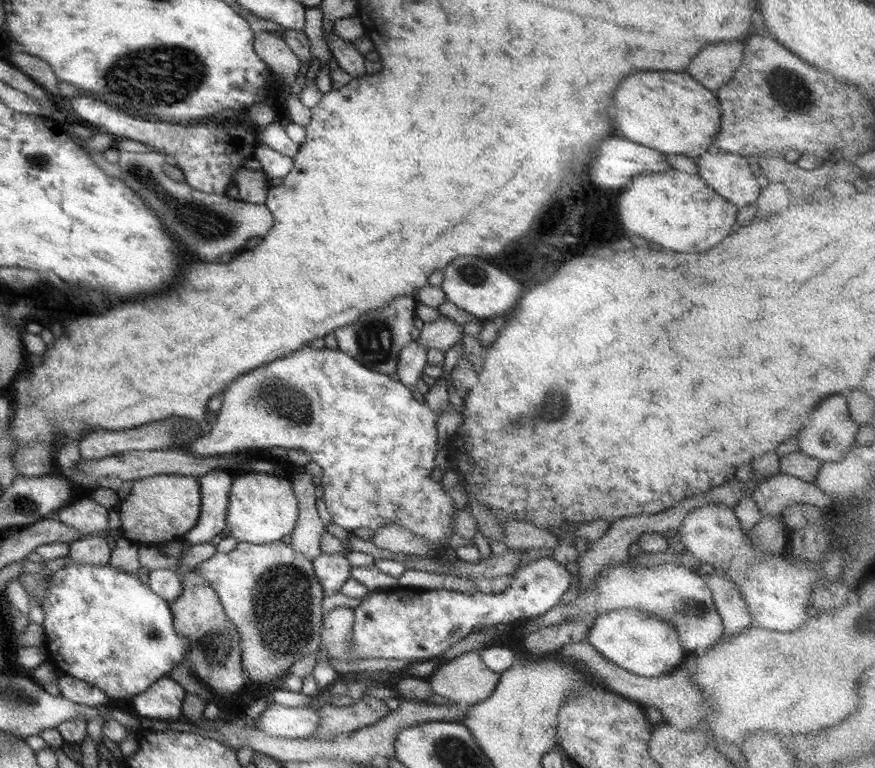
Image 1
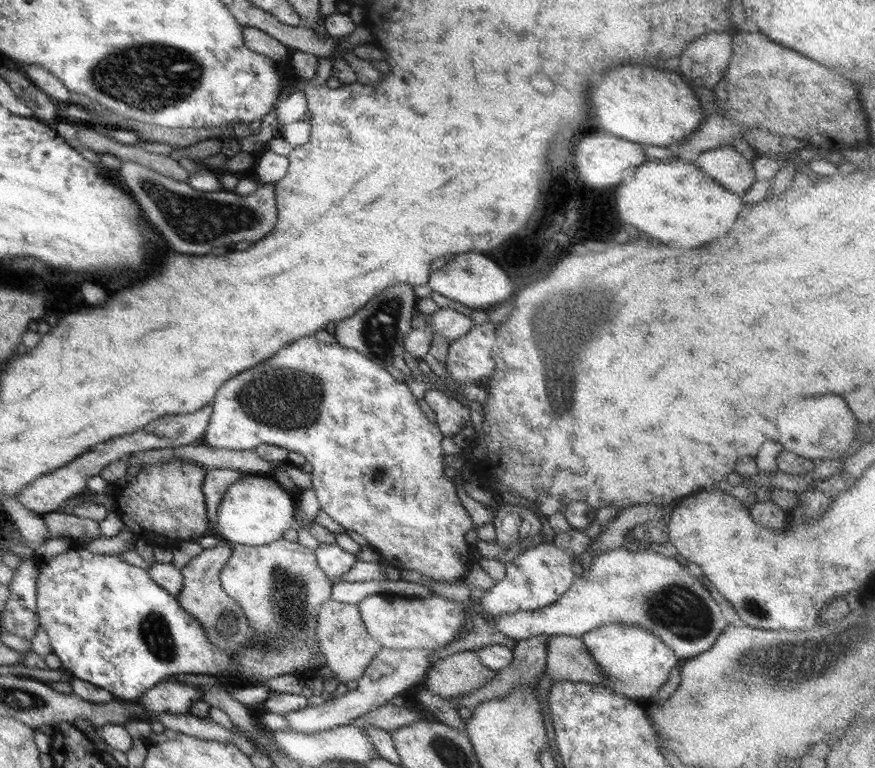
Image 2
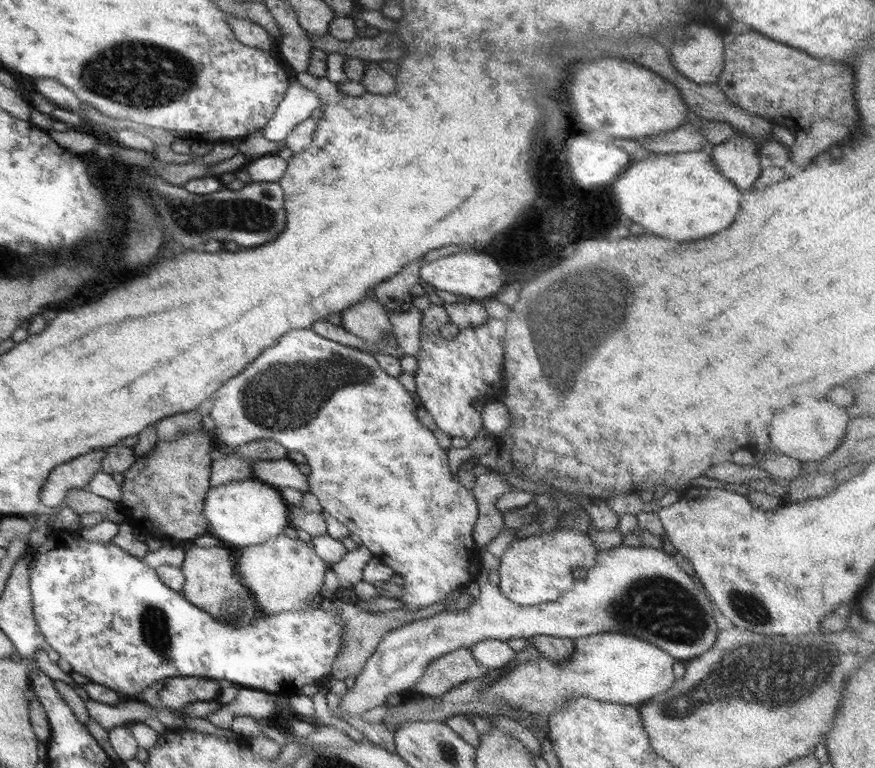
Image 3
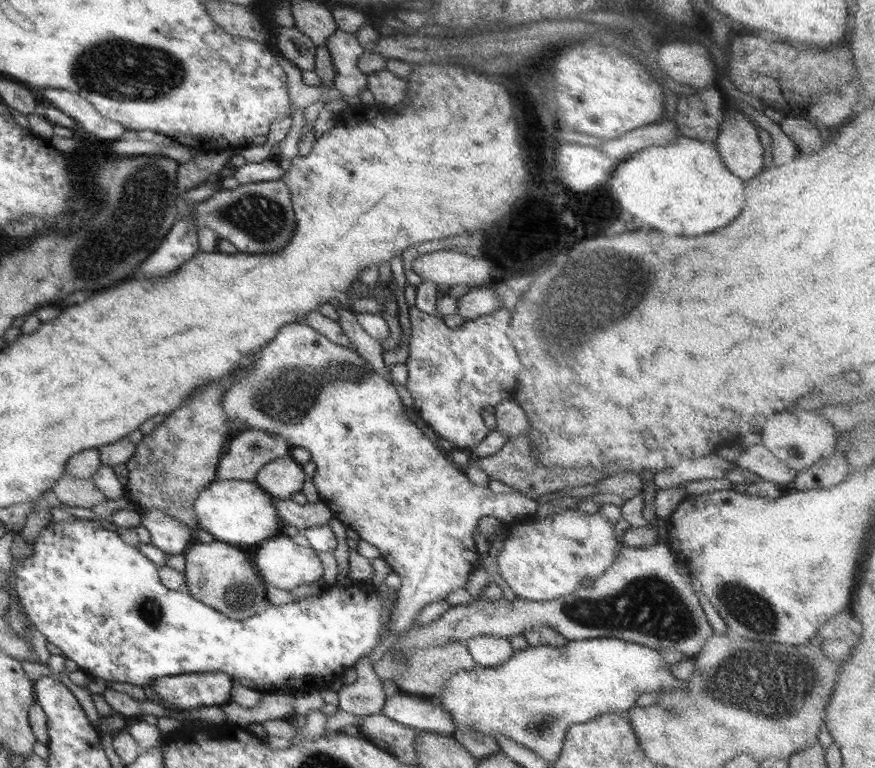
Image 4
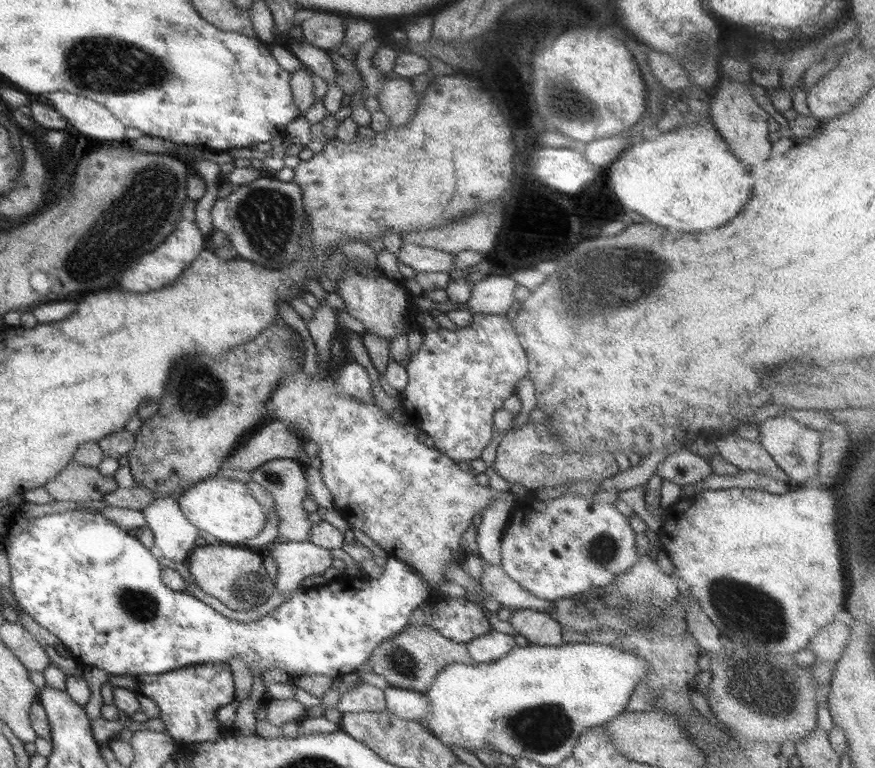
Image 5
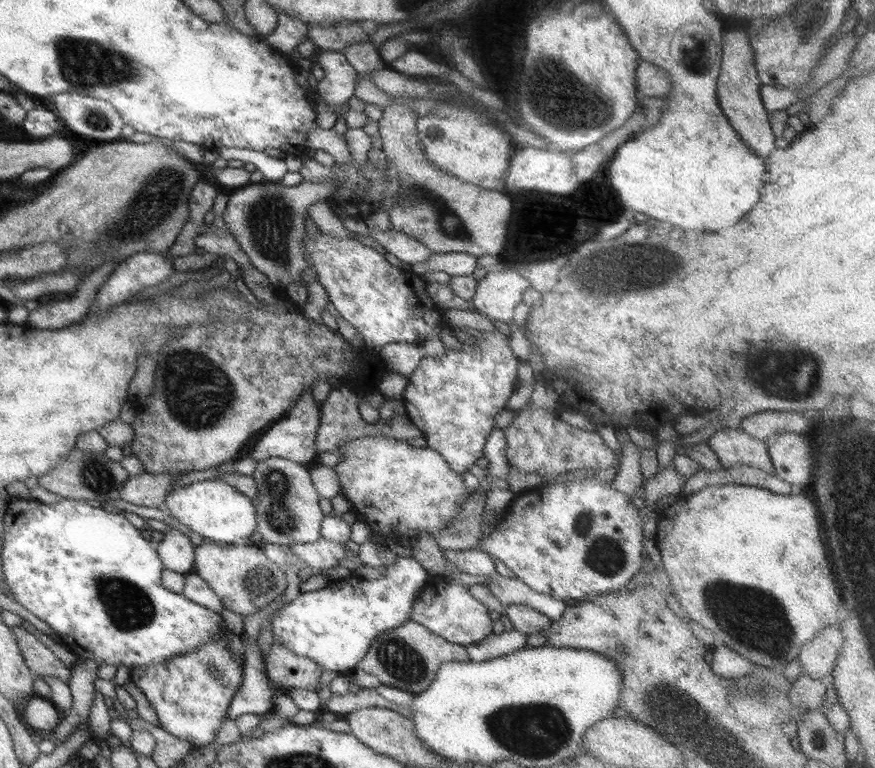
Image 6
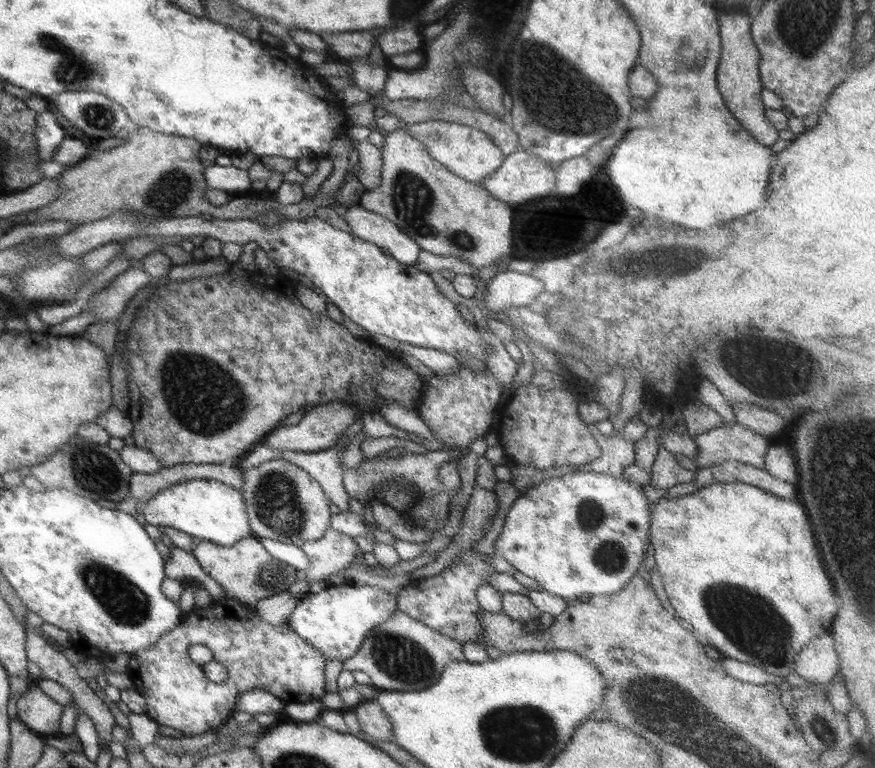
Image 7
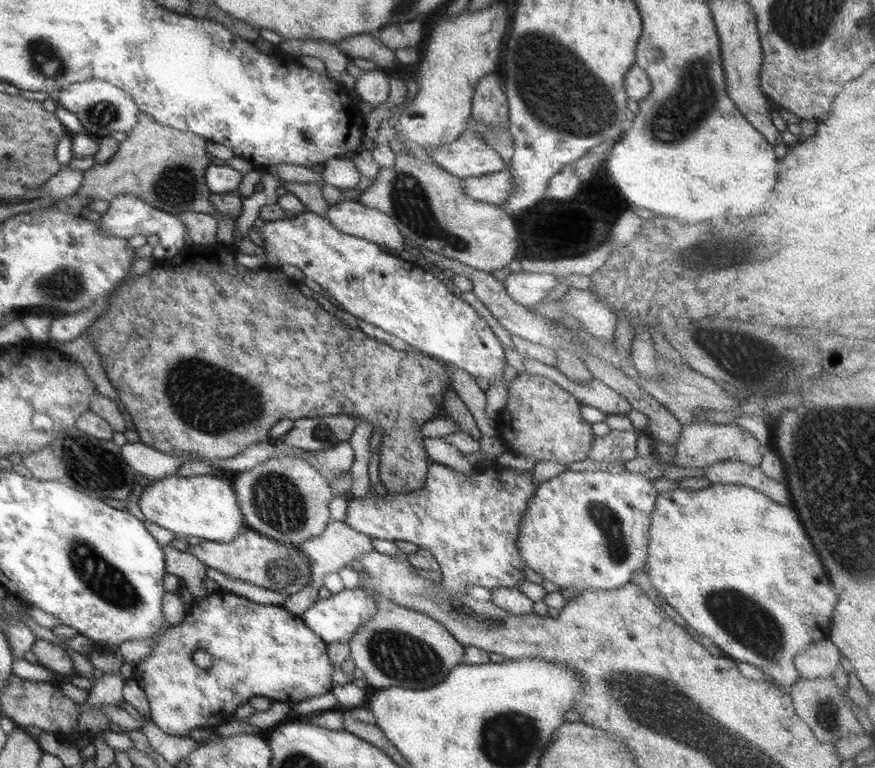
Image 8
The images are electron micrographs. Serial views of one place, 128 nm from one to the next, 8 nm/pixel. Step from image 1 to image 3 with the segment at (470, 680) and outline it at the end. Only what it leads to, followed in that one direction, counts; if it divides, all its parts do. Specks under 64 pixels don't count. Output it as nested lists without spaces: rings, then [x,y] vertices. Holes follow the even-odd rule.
[[[457,649],[453,652],[444,654],[432,660],[425,669],[425,672],[421,675],[421,678],[412,685],[410,690],[419,692],[425,697],[441,696],[445,694],[449,689],[460,685],[469,679],[474,679],[483,676],[486,673],[487,668],[480,665],[471,654],[469,649]]]

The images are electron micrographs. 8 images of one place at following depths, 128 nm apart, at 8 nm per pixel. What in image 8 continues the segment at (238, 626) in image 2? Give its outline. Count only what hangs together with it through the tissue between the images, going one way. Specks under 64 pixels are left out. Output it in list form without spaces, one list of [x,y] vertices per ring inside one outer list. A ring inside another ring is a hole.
[[[248,528],[242,529],[231,542],[201,540],[198,545],[190,546],[190,553],[201,564],[219,571],[227,578],[248,582],[285,596],[302,589],[309,580],[309,564],[305,564],[304,556],[299,550],[286,548]]]

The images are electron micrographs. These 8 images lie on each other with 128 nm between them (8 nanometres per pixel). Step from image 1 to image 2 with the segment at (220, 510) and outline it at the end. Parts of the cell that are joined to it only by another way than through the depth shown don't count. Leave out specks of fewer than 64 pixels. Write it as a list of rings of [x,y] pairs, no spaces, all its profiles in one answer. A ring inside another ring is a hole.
[[[212,469],[205,471],[203,484],[201,486],[208,518],[205,534],[214,534],[217,507],[219,503],[221,503],[223,495],[225,495],[225,491],[241,476],[243,476],[242,473],[233,470]]]

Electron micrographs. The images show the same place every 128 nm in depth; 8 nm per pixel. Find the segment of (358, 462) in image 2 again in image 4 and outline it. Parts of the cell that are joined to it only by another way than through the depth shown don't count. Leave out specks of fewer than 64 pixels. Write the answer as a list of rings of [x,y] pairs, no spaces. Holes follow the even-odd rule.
[[[303,322],[287,323],[277,331],[273,340],[270,340],[264,347],[261,347],[251,355],[254,361],[246,369],[236,374],[234,383],[231,383],[222,394],[220,403],[223,413],[225,413],[225,417],[229,421],[235,422],[237,420],[241,424],[243,431],[261,430],[272,433],[281,437],[289,445],[289,448],[298,447],[309,452],[310,462],[315,465],[311,482],[313,482],[315,489],[317,489],[319,501],[331,510],[336,519],[353,530],[353,532],[356,532],[360,540],[364,540],[367,544],[377,548],[380,556],[387,563],[387,566],[400,579],[399,589],[396,590],[396,601],[388,616],[389,632],[398,634],[398,632],[410,628],[422,608],[425,608],[432,602],[437,602],[442,598],[444,599],[449,592],[453,592],[457,588],[464,588],[469,574],[474,572],[478,567],[479,554],[473,544],[473,532],[475,532],[475,527],[479,524],[478,520],[481,517],[495,517],[510,524],[527,521],[529,518],[535,516],[535,511],[538,506],[535,500],[521,496],[517,492],[514,494],[494,494],[488,488],[483,489],[469,482],[465,474],[458,471],[451,461],[445,459],[443,452],[435,448],[433,442],[425,436],[423,431],[417,428],[416,423],[411,422],[407,418],[407,414],[403,413],[403,405],[393,387],[393,382],[377,374],[377,371],[370,362],[359,357],[351,349],[339,346],[337,341],[332,342],[327,340]]]

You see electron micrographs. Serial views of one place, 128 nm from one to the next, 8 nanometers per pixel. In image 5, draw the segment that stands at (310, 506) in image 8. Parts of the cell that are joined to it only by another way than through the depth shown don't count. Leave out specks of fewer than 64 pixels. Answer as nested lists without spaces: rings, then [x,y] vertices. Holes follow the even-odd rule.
[[[276,459],[265,462],[255,470],[250,472],[250,480],[257,482],[264,490],[267,490],[275,502],[275,512],[279,518],[278,538],[283,538],[283,541],[303,542],[308,540],[310,526],[312,525],[307,520],[307,513],[301,507],[302,502],[307,499],[306,478],[303,476],[303,466],[295,461],[288,459]]]

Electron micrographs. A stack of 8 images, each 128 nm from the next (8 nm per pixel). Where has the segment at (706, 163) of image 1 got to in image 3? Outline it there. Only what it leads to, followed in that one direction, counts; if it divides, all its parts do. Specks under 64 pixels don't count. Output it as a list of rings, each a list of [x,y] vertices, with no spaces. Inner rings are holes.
[[[738,133],[736,138],[711,146],[708,152],[718,172],[744,192],[760,173],[758,147],[759,144]]]

